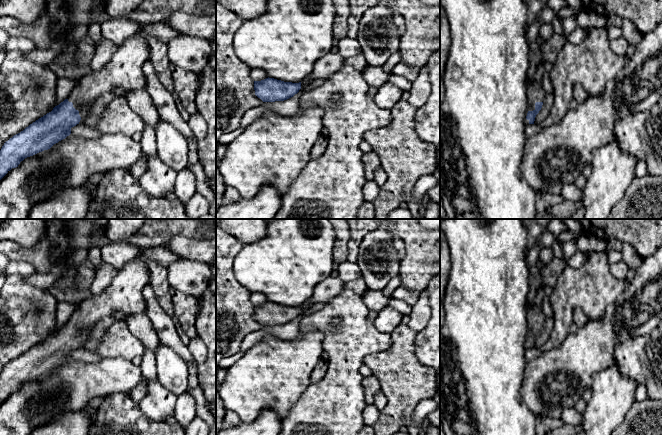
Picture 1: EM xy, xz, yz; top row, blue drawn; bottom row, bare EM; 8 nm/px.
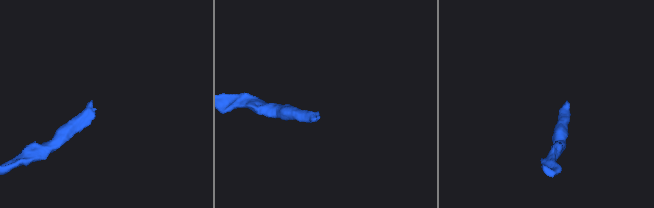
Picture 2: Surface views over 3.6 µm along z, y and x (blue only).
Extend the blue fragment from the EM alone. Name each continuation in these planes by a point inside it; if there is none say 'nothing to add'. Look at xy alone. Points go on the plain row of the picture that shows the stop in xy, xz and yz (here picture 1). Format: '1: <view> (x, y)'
1: xy (124, 295)

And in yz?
1: yz (535, 317)

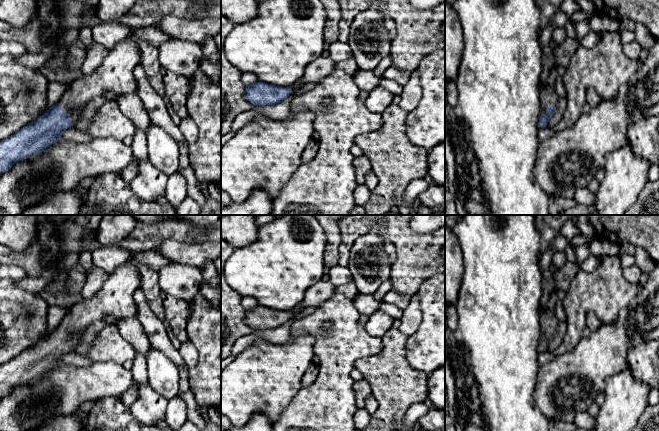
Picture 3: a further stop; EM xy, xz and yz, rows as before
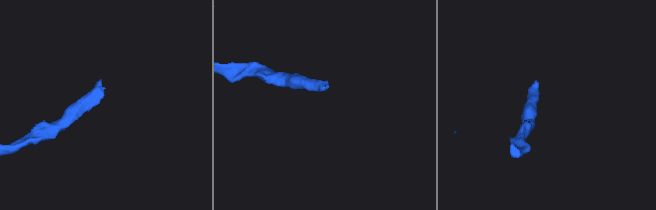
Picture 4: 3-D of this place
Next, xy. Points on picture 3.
1: xy (115, 299)

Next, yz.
1: yz (548, 321)

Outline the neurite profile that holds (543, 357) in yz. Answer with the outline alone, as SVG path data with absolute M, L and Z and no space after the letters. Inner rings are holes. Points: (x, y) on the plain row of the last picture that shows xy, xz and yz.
M540 352L538 354L538 364L539 366L542 366L548 362L550 362L552 359L554 359L555 356L553 354L553 352Z

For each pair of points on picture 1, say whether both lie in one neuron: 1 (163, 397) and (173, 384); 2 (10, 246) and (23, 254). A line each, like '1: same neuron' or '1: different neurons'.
1: different neurons
2: same neuron

